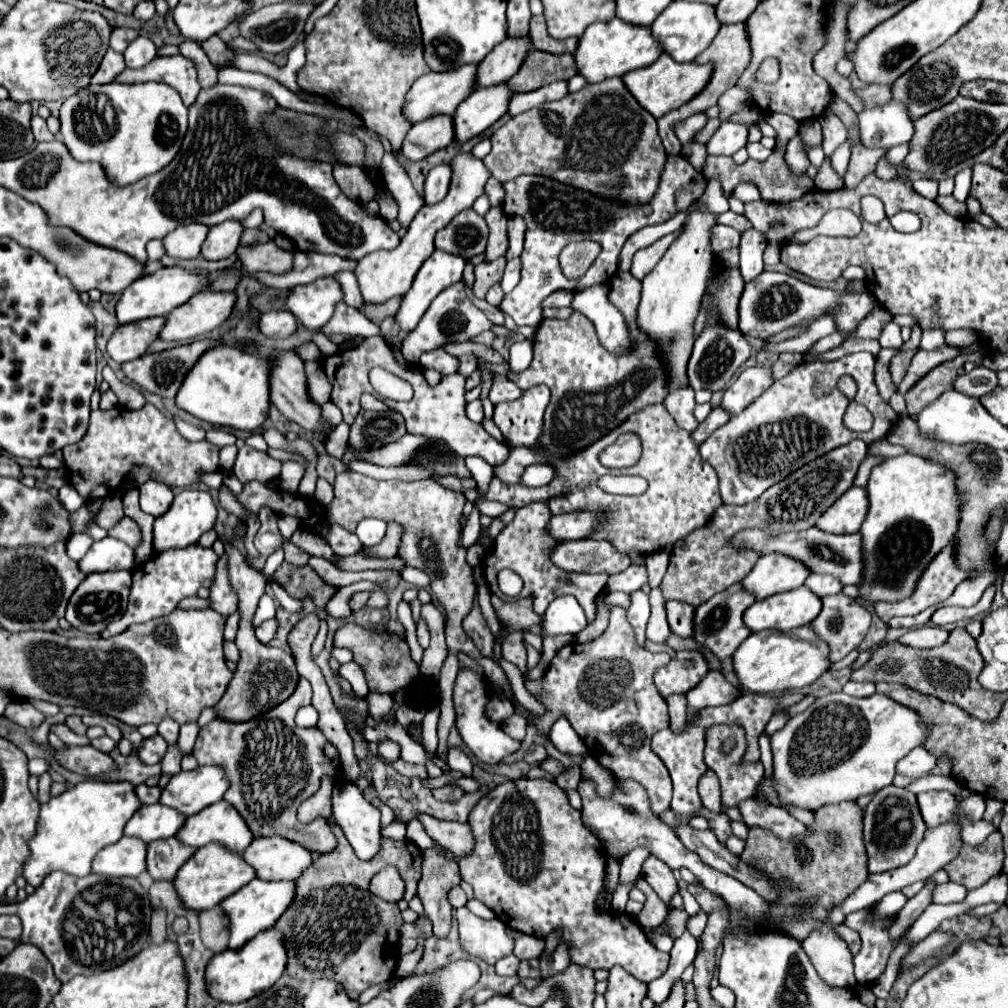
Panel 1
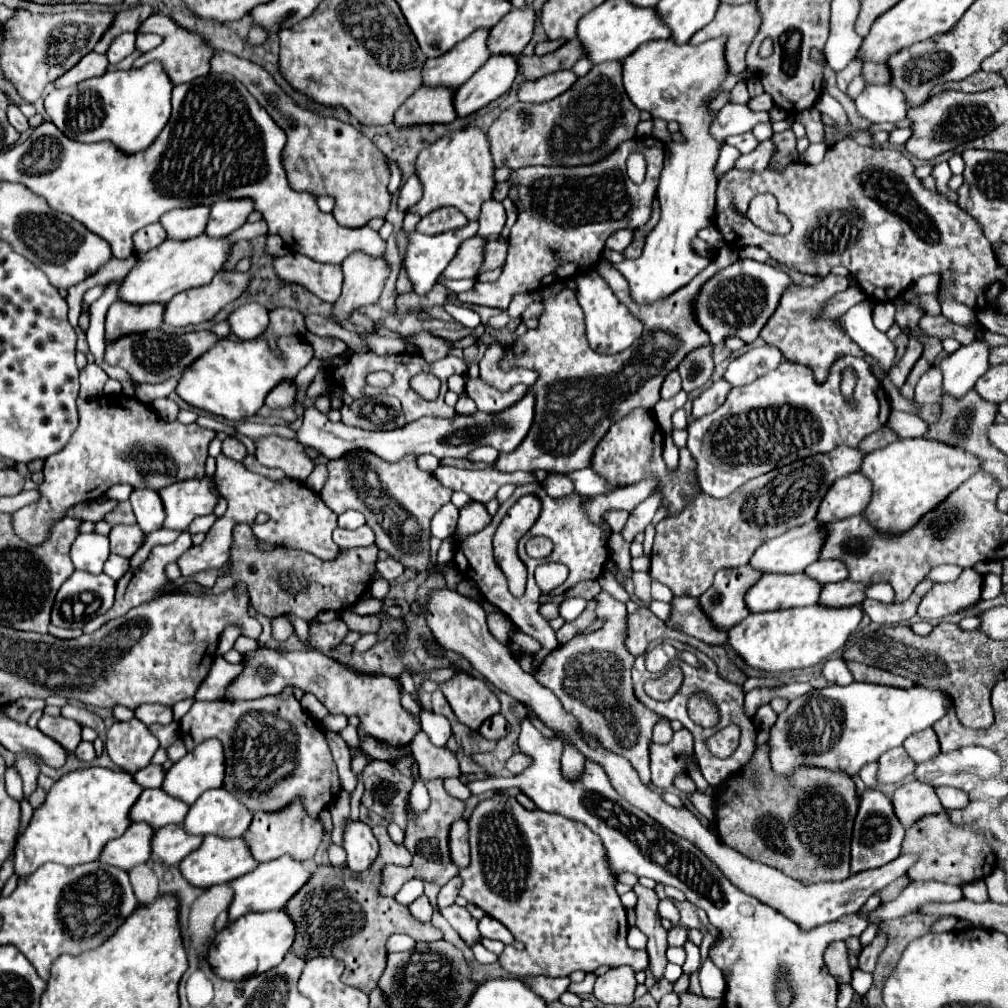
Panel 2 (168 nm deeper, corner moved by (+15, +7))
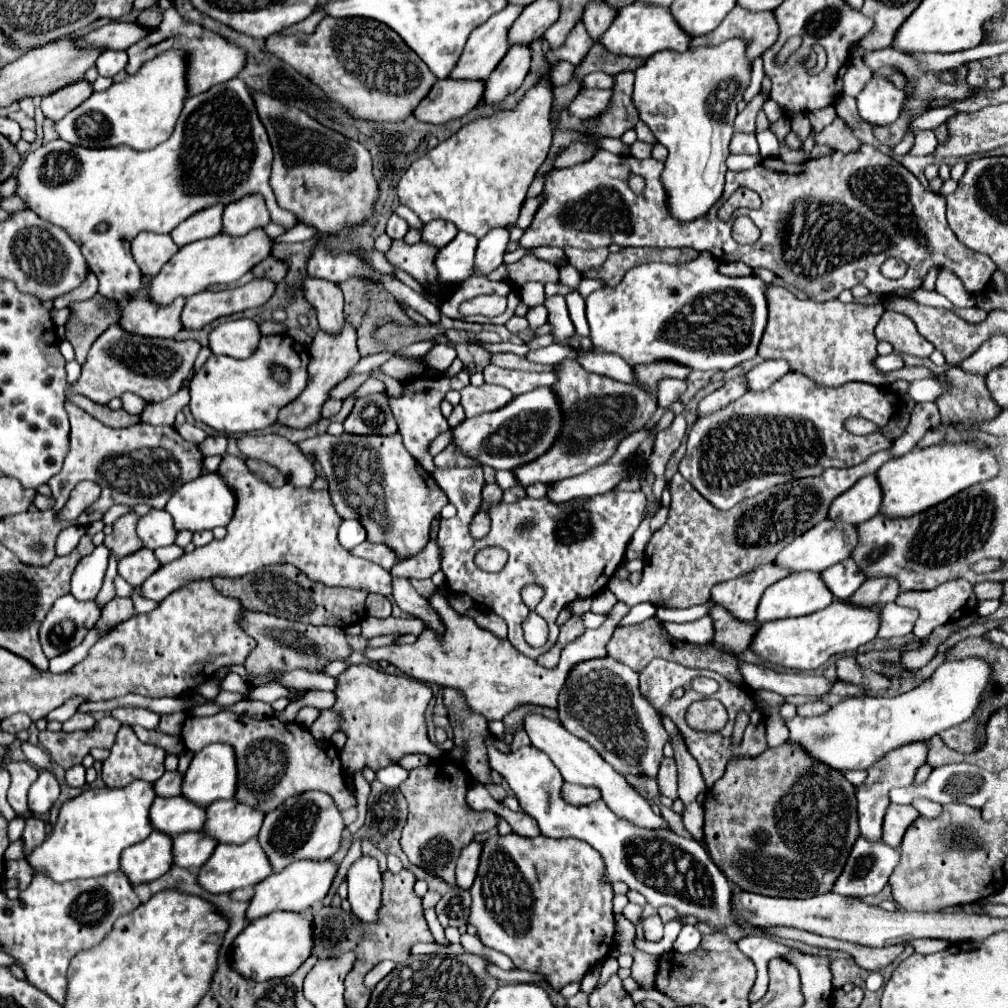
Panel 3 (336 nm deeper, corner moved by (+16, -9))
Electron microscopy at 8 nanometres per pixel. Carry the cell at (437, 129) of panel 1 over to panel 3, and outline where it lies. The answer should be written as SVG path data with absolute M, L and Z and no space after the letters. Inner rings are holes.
M436 80L412 116L428 124L448 124L466 116L480 102L482 92L484 82L478 80Z

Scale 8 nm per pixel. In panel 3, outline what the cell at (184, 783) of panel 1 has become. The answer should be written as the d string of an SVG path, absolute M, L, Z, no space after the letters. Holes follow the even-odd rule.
M210 744L198 754L194 754L184 780L182 780L182 794L184 798L192 800L200 808L206 808L214 800L220 798L234 798L236 792L236 756L232 752L232 746L228 744Z

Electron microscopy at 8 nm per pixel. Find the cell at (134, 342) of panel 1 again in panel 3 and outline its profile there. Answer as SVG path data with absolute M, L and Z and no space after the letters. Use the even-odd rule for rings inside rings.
M134 298L122 308L120 328L146 338L174 338L182 330L180 312L184 298L174 300L170 306L158 306L144 298Z

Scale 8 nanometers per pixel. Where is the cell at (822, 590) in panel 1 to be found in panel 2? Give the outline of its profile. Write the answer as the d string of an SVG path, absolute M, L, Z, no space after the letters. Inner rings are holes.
M817 560L805 570L805 574L809 574L811 578L815 578L821 584L827 584L827 582L845 580L849 576L849 570L845 562L841 560Z

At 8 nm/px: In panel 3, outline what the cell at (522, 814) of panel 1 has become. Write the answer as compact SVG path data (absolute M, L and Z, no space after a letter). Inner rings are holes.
M516 832L506 836L494 834L482 844L480 866L470 892L472 908L468 924L478 930L480 940L504 952L514 962L514 970L542 974L556 992L570 982L582 982L584 976L612 952L616 934L612 910L614 890L612 884L604 880L602 856L592 846L584 844L584 840L552 840L542 834L524 838Z

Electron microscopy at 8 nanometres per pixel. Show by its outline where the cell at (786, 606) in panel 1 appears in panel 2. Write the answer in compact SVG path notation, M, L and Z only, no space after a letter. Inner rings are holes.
M805 572L763 574L761 580L753 588L749 588L745 602L751 612L809 606L819 600L821 588L823 584L809 578Z

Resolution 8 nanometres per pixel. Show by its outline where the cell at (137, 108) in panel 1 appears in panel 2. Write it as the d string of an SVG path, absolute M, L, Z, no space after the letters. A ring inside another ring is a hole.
M149 62L141 68L105 72L103 76L83 80L81 84L53 90L45 98L45 110L57 128L81 142L111 140L123 152L145 150L165 128L171 116L173 84L161 62ZM95 92L99 96L95 96Z

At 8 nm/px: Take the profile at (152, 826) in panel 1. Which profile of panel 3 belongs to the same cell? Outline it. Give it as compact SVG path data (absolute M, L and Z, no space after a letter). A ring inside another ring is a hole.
M184 796L156 798L150 806L150 824L154 830L176 836L180 832L198 832L204 824L206 812Z

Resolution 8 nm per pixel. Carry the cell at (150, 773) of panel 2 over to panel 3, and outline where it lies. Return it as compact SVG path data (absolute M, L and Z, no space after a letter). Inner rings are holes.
M164 772L164 776L156 780L152 786L158 796L180 796L180 782L182 776L178 772Z

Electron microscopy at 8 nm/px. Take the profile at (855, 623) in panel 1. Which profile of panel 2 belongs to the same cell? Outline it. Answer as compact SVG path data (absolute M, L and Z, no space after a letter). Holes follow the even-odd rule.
M841 580L841 582L825 584L819 604L837 606L837 608L855 606L865 600L865 590L867 590L867 584L855 582L855 580Z

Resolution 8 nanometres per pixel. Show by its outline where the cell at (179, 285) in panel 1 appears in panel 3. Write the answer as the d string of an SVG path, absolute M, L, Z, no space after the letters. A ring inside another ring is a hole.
M256 228L240 238L218 234L206 240L198 240L188 246L182 246L176 252L176 256L172 256L172 260L168 260L168 264L164 264L164 268L146 282L148 300L160 306L168 306L172 304L172 300L180 296L188 298L188 296L208 290L214 284L236 282L238 278L242 278L246 272L250 272L260 260L264 260L270 254L272 244L274 242L264 234L264 230Z

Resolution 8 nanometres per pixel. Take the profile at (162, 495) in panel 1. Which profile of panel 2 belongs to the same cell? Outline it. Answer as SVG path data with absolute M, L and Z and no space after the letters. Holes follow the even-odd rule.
M133 490L131 494L133 512L137 516L137 524L145 534L159 530L165 522L165 508L157 492L153 490Z

